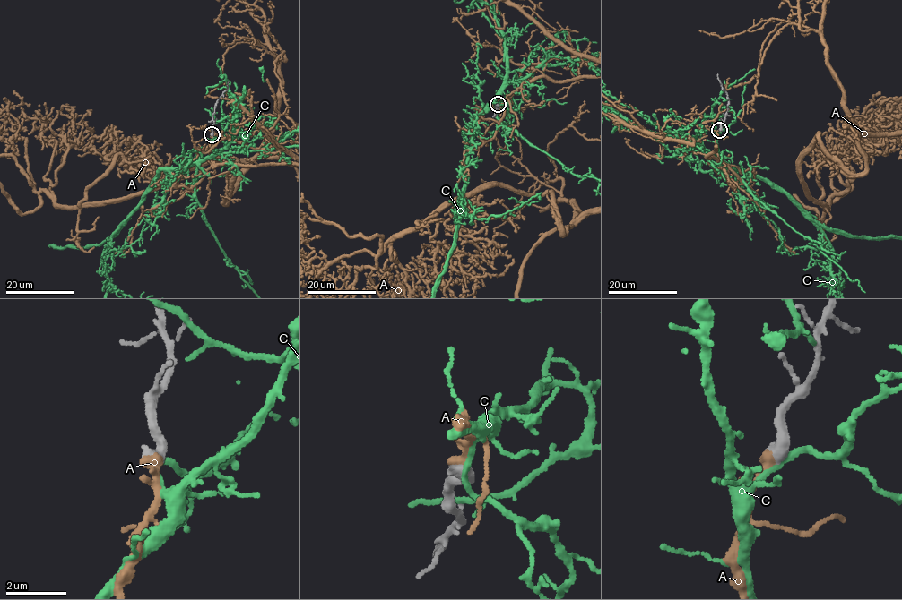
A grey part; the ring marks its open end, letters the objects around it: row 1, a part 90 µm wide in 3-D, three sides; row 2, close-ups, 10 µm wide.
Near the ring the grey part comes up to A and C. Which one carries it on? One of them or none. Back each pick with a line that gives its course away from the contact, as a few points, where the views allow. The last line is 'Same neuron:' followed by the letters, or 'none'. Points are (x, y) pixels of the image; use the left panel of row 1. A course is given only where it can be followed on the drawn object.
Same neuron: A

